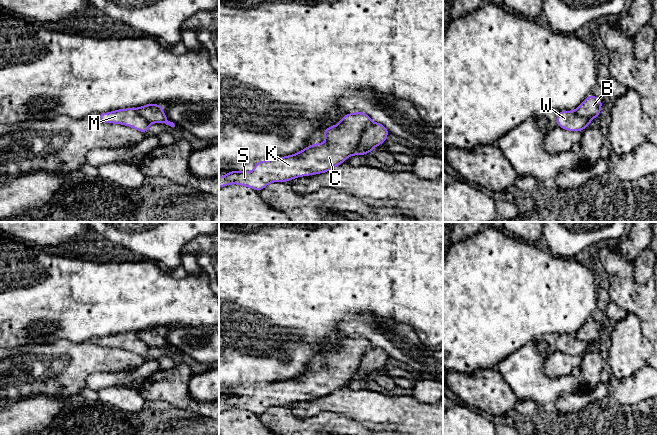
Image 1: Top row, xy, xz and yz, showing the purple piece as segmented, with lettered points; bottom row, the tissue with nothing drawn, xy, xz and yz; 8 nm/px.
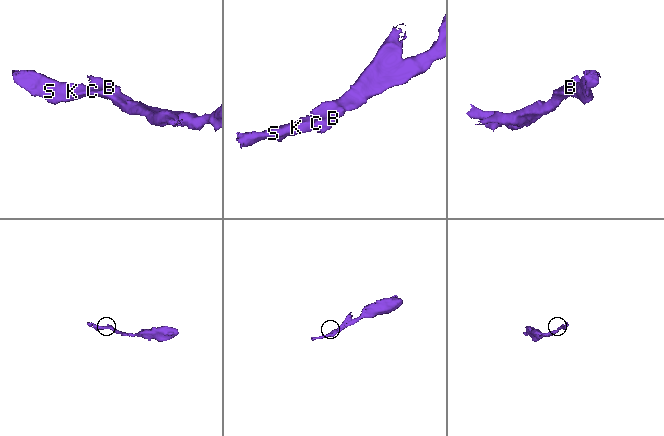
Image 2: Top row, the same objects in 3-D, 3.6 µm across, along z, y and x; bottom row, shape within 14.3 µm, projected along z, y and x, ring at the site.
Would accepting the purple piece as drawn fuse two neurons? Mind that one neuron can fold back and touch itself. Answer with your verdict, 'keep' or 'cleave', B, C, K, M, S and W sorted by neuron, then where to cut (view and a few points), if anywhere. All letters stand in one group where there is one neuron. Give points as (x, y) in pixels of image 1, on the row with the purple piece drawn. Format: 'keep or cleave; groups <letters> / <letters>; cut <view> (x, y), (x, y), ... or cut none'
cleave; groups B / C K M S W; cut xz (373, 123), (364, 130), (359, 143), (349, 156)

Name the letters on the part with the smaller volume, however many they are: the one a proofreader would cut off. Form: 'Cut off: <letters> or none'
Cut off: C, K, M, S, W

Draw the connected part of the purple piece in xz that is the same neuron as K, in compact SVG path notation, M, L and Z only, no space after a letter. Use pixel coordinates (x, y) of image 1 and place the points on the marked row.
M364 112L344 115L338 125L323 130L326 143L311 144L300 152L255 163L251 172L230 171L219 177L219 188L238 184L261 191L272 182L326 173L354 152L362 133L373 121Z

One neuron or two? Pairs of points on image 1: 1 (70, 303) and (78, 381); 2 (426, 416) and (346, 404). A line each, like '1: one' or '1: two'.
1: two
2: one

